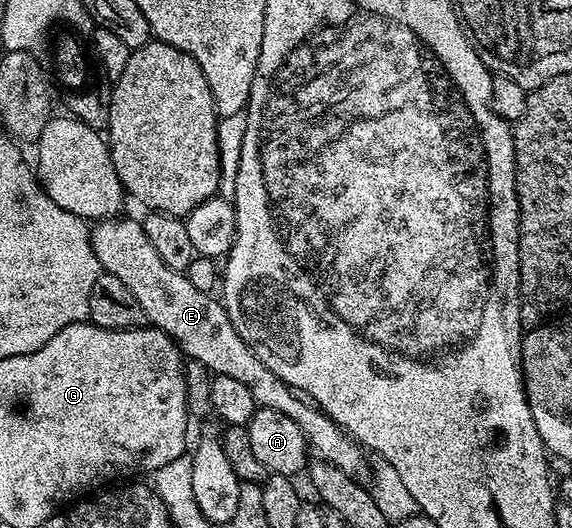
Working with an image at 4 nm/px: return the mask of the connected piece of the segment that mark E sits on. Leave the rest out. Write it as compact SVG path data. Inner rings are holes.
M122 218L101 219L91 228L92 252L107 274L118 277L118 281L123 281L126 289L138 297L138 305L142 305L145 320L159 331L165 331L188 359L206 365L206 369L213 375L234 377L242 381L242 385L250 389L250 397L254 397L257 407L278 409L278 413L286 413L286 417L290 417L290 421L302 429L304 441L316 459L325 459L330 465L338 465L338 469L342 469L342 473L352 479L367 480L370 463L364 460L363 448L324 411L314 405L296 401L291 387L273 371L266 369L266 365L258 361L246 341L238 337L223 302L215 294L194 289L185 272L175 271L170 269L170 265L165 265L162 257L158 257L154 245L150 245L146 238L143 222L136 220L135 223L132 219Z

